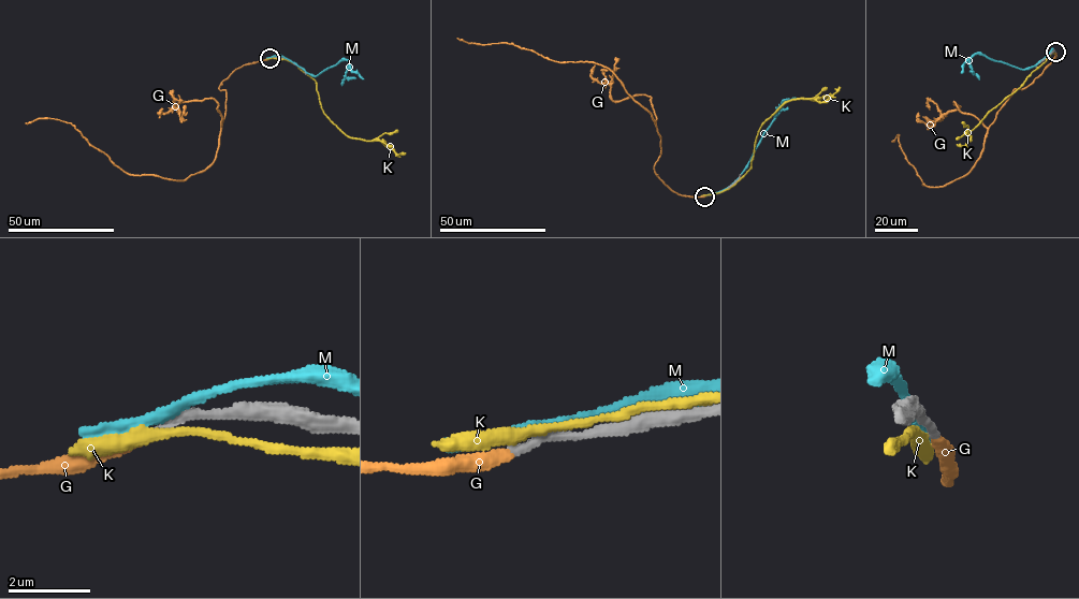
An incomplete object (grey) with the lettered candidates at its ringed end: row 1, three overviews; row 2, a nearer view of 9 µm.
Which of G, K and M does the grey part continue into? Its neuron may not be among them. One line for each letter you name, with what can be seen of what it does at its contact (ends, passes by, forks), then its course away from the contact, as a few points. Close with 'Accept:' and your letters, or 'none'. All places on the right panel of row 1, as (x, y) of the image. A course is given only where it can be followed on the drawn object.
G: it ends | via (1054, 52), (1031, 84), (1014, 89), (966, 174), (943, 186), (923, 185), (899, 135), (891, 141)
Accept: G

